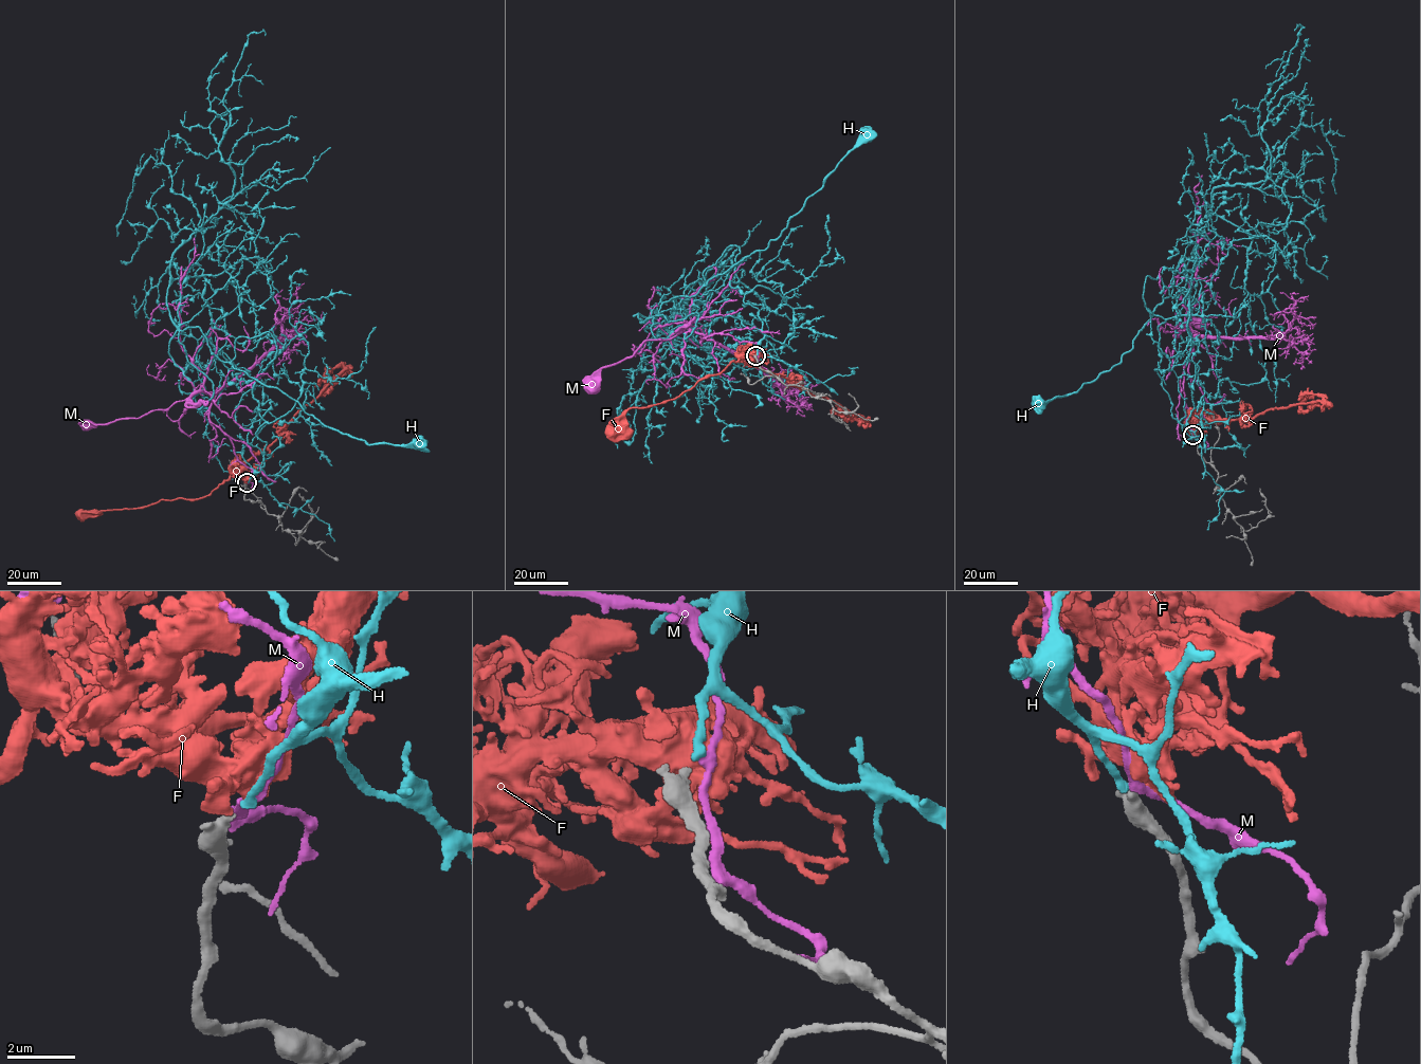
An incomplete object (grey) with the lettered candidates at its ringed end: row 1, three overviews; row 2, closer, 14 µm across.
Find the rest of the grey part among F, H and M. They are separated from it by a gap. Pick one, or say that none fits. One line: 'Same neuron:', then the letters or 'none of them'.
Same neuron: H

